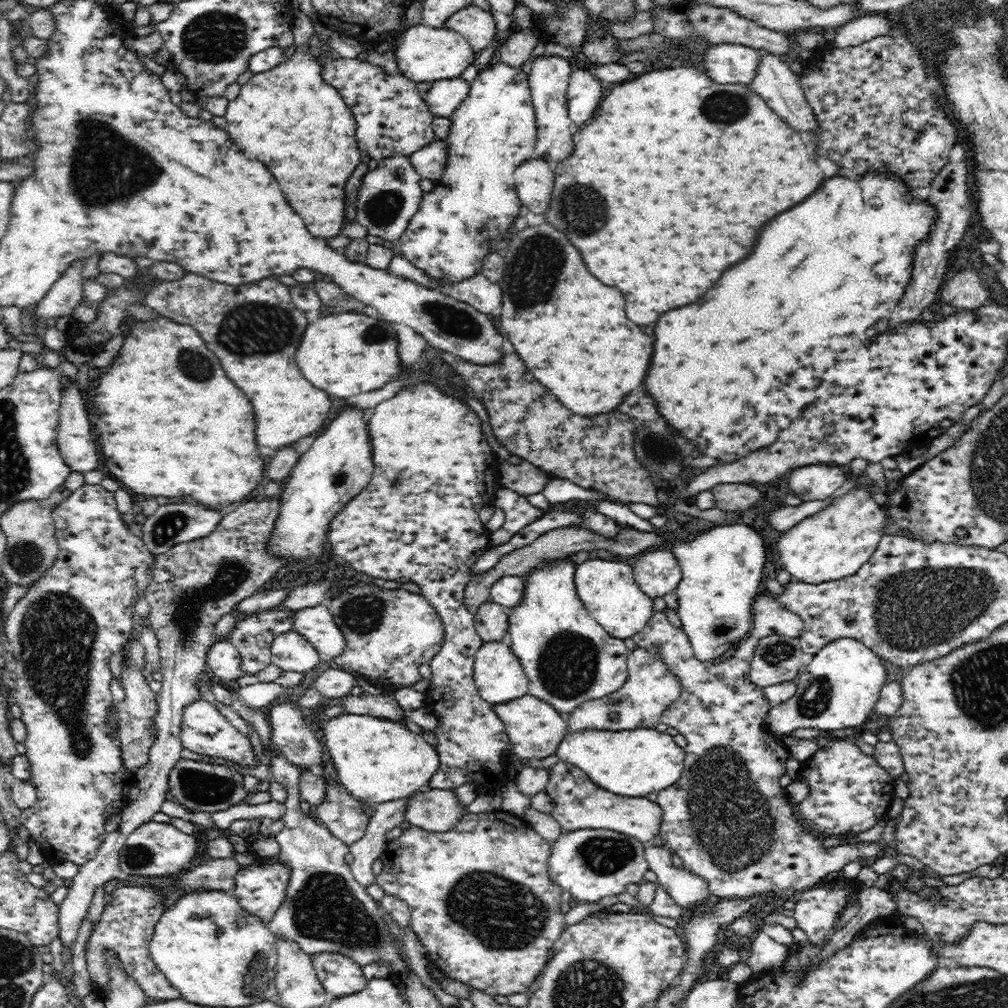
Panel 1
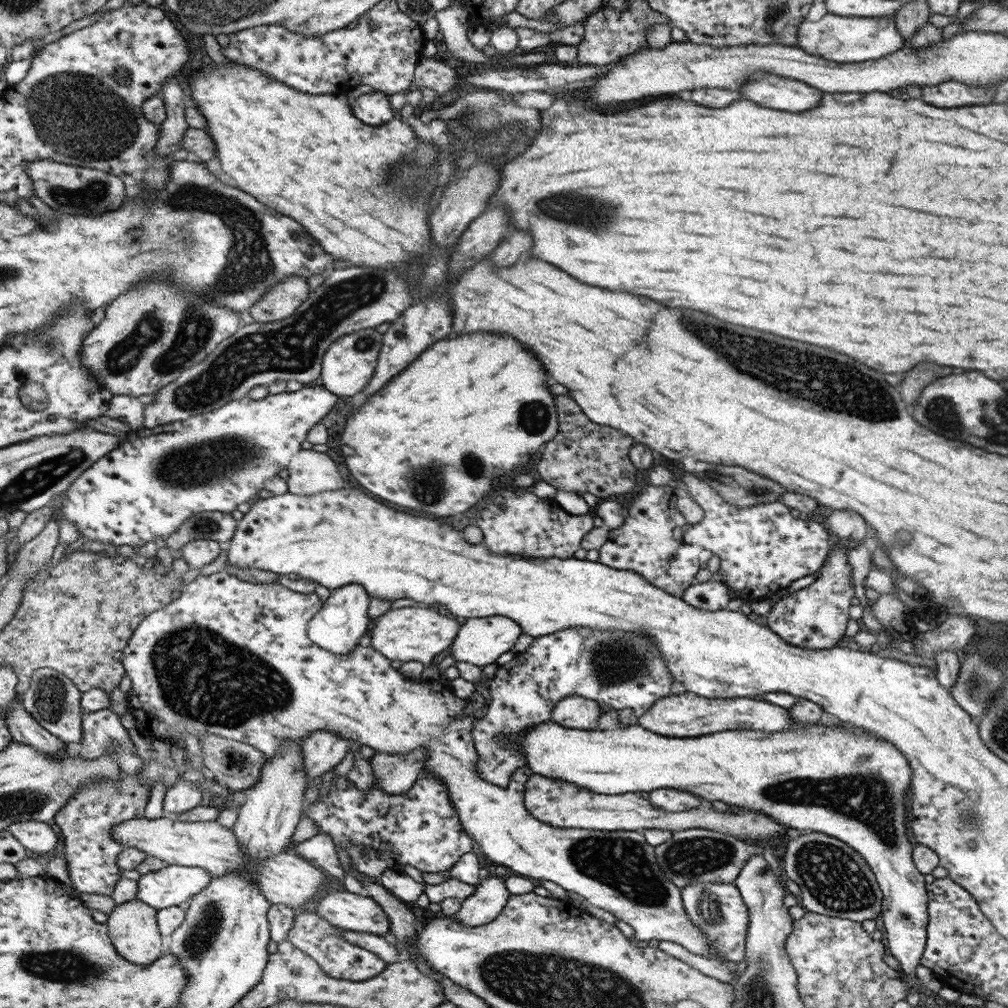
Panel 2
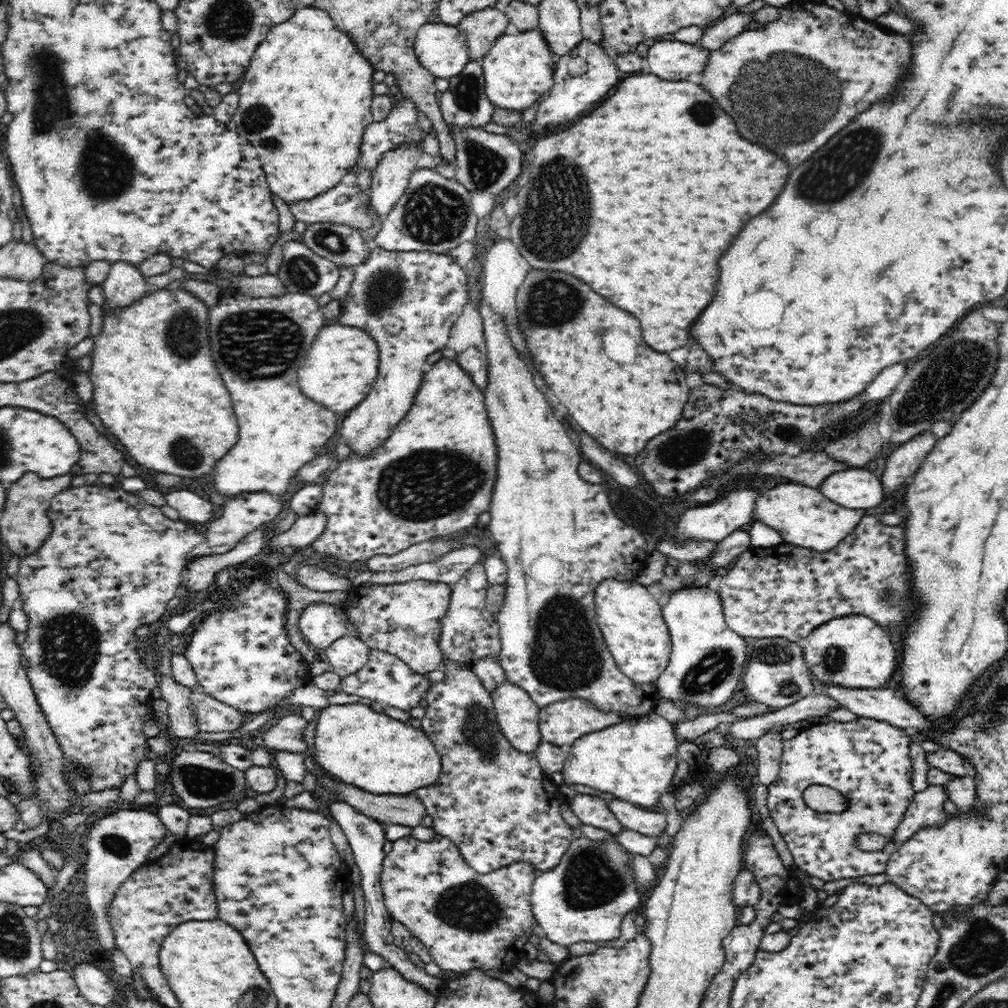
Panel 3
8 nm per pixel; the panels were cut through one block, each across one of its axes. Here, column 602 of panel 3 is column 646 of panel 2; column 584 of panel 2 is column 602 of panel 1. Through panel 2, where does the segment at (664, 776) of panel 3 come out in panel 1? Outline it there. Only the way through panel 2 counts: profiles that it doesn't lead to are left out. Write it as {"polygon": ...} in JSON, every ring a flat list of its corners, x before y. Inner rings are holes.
{"polygon":[[650,728,569,732,555,755,580,767,594,784,604,790,626,797,645,797,650,792,672,786,678,782,685,765,685,749,678,746,671,735]]}

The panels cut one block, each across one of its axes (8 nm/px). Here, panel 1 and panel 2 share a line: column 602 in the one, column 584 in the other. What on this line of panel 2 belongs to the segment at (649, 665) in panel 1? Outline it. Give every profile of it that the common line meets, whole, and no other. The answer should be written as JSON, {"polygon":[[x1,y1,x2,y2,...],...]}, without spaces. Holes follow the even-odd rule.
{"polygon":[[569,696,556,703,552,721,563,728,578,730,597,729,604,706,581,696]]}

